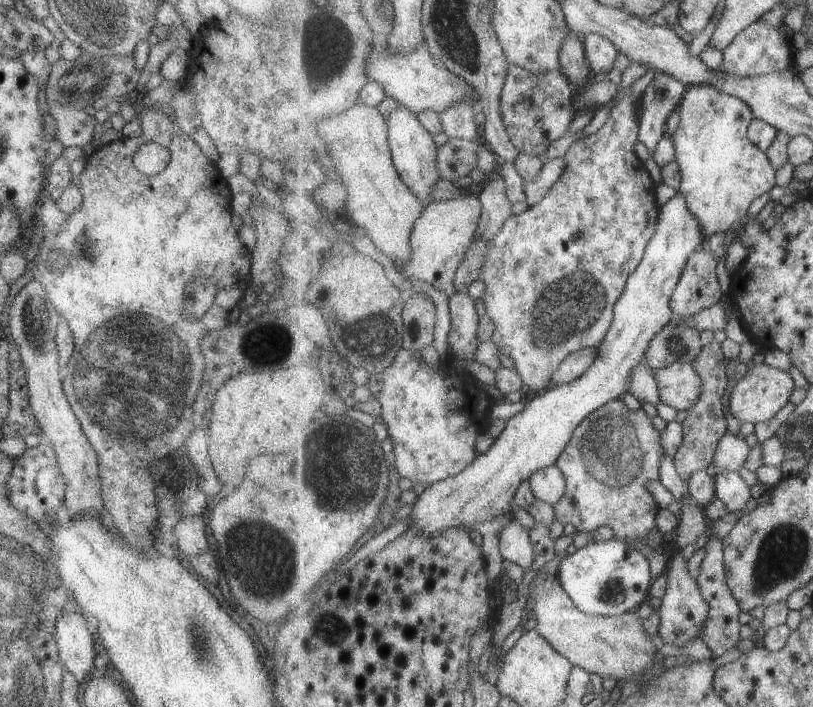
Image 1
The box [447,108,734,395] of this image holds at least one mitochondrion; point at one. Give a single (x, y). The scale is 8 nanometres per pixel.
(569, 307)

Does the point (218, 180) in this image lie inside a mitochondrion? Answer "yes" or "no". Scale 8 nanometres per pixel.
no

